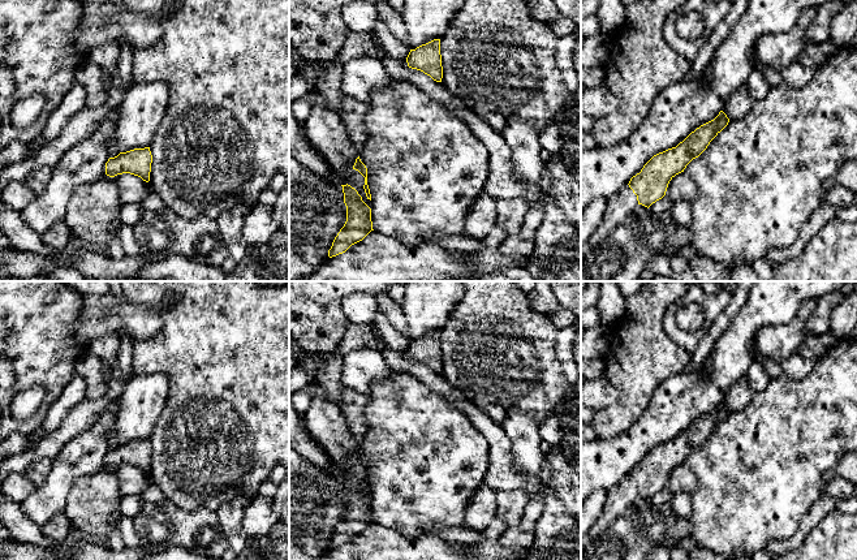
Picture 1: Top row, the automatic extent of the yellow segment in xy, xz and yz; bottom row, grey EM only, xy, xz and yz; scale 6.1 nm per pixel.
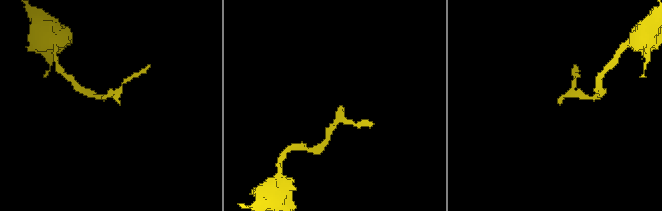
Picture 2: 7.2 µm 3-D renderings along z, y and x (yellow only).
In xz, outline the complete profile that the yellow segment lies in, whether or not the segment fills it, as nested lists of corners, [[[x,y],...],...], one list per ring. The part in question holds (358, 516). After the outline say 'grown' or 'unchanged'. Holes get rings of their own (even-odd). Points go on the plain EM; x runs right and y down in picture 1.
[[[341,477],[346,497],[346,513],[335,529],[328,548],[345,544],[352,537],[362,533],[372,521],[371,500],[350,477]]] | unchanged

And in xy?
[[[150,439],[134,440],[126,444],[120,444],[115,449],[109,449],[105,455],[105,466],[115,469],[117,466],[130,465],[148,474],[151,455],[152,447]]] | unchanged

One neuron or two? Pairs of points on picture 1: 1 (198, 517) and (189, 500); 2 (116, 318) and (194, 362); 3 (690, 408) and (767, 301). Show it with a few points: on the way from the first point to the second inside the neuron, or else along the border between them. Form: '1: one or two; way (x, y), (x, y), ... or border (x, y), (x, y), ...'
1: two; border (167, 500), (185, 511), (210, 508), (215, 512)
2: two; border (164, 310), (162, 328), (151, 336), (133, 341)
3: one; way (714, 382), (714, 377), (730, 360), (743, 327)

